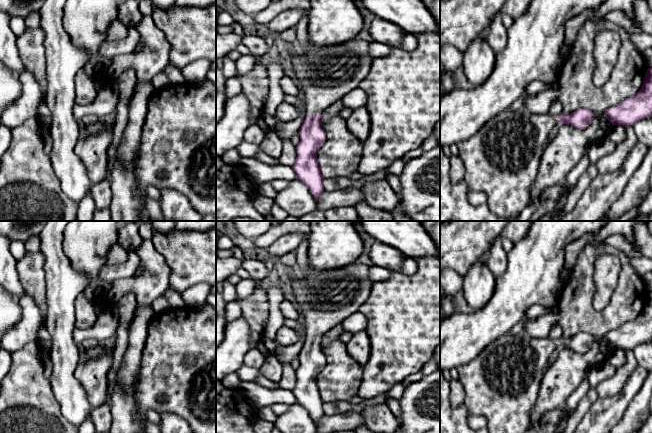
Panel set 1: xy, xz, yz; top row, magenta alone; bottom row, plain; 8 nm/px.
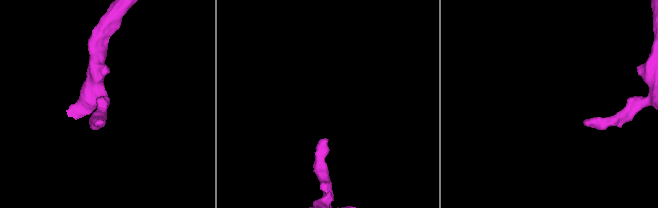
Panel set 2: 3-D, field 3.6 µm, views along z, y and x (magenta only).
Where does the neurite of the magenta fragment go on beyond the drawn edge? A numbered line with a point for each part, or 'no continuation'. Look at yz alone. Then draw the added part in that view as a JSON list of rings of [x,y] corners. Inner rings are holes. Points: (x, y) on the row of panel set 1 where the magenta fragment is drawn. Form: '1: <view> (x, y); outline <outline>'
1: yz (502, 159); outline [[[525,108],[515,112],[506,109],[487,121],[472,137],[457,145],[458,155],[465,168],[464,180],[469,190],[485,192],[488,197],[486,204],[495,216],[516,218],[531,201],[531,188],[537,178],[542,153],[549,142],[550,132],[557,126],[556,117],[549,113],[533,114]]]

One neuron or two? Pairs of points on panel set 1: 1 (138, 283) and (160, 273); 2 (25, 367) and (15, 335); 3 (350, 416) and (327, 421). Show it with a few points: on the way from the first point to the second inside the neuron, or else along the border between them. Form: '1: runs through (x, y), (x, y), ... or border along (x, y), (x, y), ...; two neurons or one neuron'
1: runs through (143, 283), (150, 283), (155, 278); one neuron
2: border along (37, 340), (27, 342), (12, 353); two neurons
3: runs through (344, 421), (333, 421); one neuron

